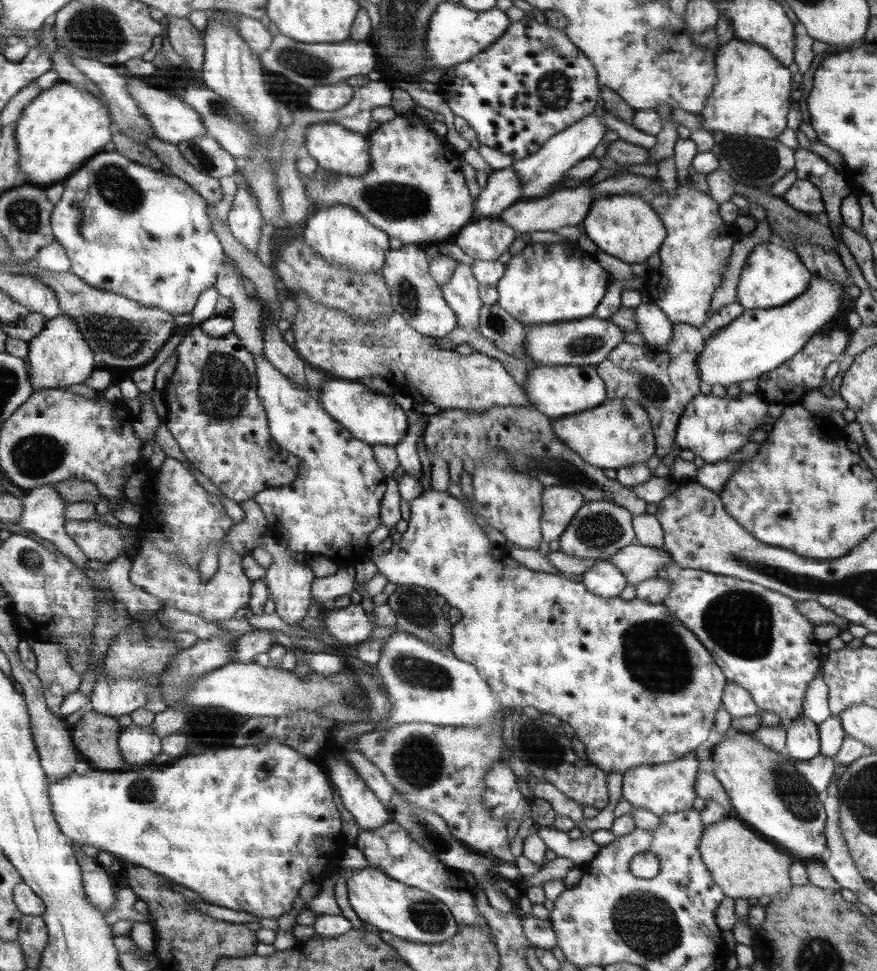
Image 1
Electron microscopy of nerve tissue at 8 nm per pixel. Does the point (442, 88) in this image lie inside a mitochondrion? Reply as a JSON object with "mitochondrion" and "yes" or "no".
{"mitochondrion":"no"}

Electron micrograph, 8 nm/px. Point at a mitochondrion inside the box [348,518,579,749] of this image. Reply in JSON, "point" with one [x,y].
{"point":[413,670]}

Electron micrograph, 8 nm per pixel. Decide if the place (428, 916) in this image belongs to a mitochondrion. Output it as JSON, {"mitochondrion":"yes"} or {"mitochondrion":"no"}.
{"mitochondrion":"yes"}

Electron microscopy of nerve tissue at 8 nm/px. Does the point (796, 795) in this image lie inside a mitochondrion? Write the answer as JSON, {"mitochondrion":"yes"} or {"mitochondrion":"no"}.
{"mitochondrion":"yes"}

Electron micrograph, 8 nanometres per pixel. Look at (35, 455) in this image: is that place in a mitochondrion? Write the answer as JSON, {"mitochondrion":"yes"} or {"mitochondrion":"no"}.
{"mitochondrion":"yes"}

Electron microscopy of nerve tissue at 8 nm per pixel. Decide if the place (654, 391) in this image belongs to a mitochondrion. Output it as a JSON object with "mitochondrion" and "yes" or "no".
{"mitochondrion":"yes"}

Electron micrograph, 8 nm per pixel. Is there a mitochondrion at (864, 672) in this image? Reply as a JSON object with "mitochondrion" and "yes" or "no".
{"mitochondrion":"no"}

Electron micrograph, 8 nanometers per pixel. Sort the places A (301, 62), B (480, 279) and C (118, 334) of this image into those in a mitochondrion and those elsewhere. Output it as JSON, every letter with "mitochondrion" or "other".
{"A":"mitochondrion","B":"other","C":"mitochondrion"}

